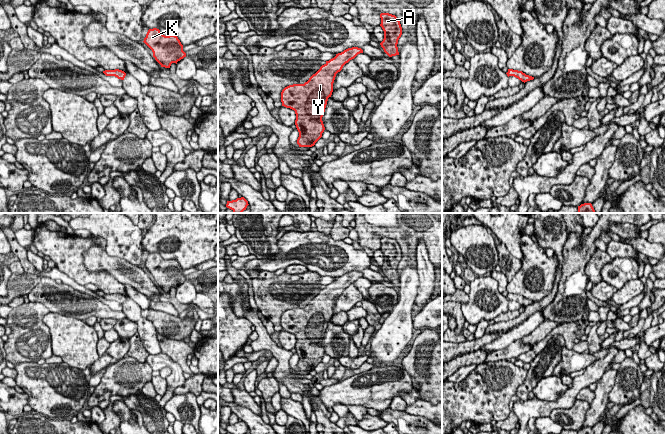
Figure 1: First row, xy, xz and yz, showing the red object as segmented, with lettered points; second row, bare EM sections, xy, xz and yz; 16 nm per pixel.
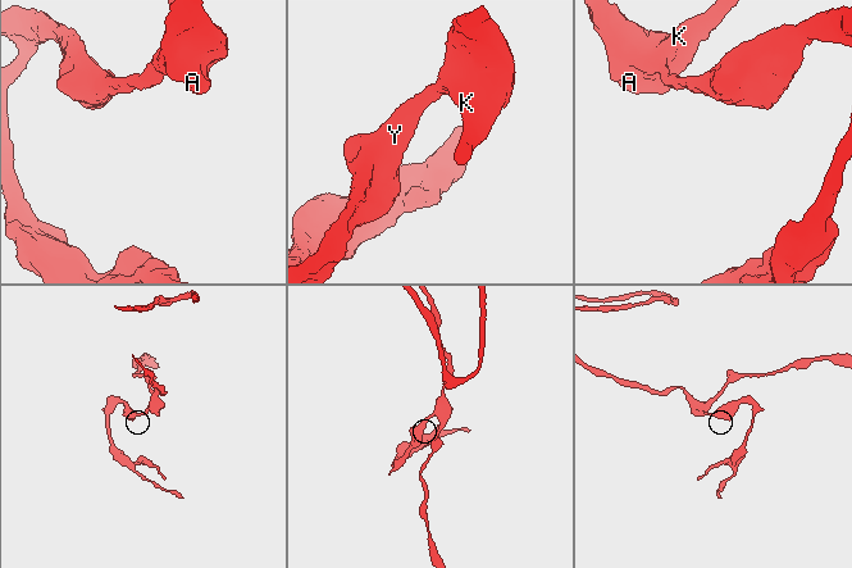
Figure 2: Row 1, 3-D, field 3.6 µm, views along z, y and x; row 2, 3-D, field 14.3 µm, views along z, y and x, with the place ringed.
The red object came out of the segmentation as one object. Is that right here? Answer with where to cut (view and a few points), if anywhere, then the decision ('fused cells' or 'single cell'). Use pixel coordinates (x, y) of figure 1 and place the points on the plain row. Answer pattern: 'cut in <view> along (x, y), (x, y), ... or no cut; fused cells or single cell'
no cut; single cell

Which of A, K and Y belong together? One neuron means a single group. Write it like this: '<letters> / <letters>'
A K Y

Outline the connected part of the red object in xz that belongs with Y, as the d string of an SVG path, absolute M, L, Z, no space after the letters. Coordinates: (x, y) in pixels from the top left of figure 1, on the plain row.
M348 272L326 285L304 308L289 309L282 314L282 330L296 338L299 371L312 371L322 361L325 354L322 341L333 316L336 298L360 277L363 277L361 272Z

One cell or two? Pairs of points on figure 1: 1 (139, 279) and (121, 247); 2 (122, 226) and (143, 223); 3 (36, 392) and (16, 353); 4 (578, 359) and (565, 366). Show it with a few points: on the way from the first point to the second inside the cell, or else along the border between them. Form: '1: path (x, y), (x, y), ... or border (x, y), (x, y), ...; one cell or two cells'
1: border (108, 254), (122, 258), (142, 268); two cells
2: border (136, 225), (142, 230); two cells
3: border (36, 361), (25, 361), (14, 365); two cells
4: path (575, 361), (571, 361), (568, 364); one cell

